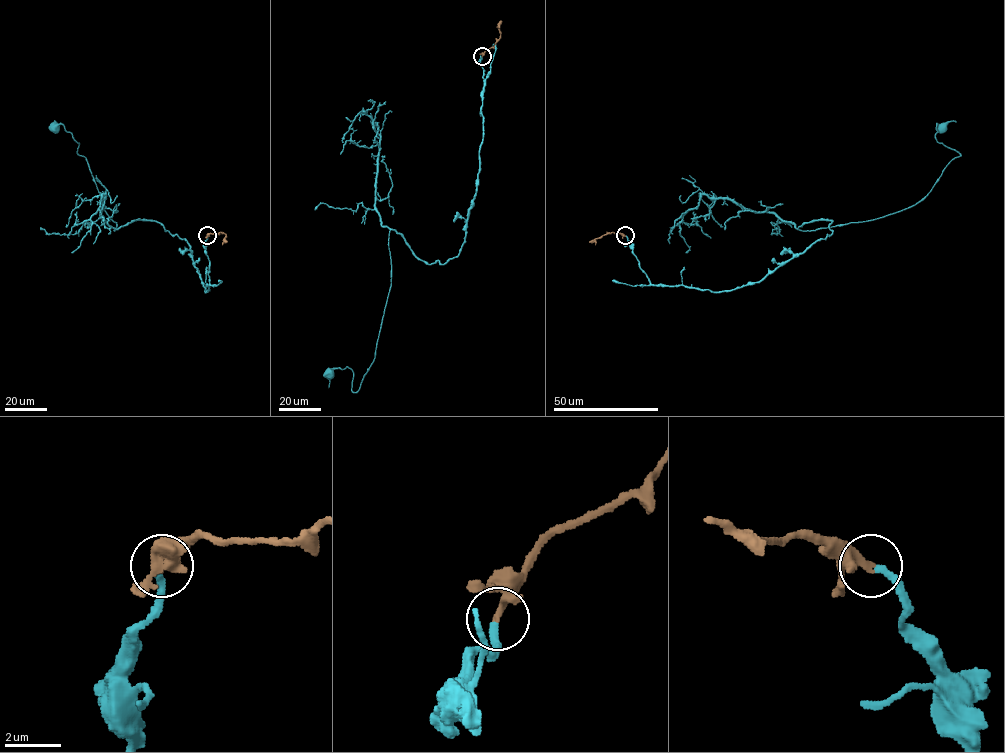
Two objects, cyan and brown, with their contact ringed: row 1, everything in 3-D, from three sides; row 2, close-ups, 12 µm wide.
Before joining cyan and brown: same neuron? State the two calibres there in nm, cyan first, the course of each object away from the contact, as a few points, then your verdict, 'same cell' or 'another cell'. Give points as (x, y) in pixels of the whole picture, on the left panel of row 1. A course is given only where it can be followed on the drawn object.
280/220 nm | cyan via (207, 235), (205, 292), (184, 239), (156, 221), (135, 220), (114, 231), (79, 143), (63, 125), (56, 127) | brown via (207, 235), (223, 232), (226, 242) | same cell

